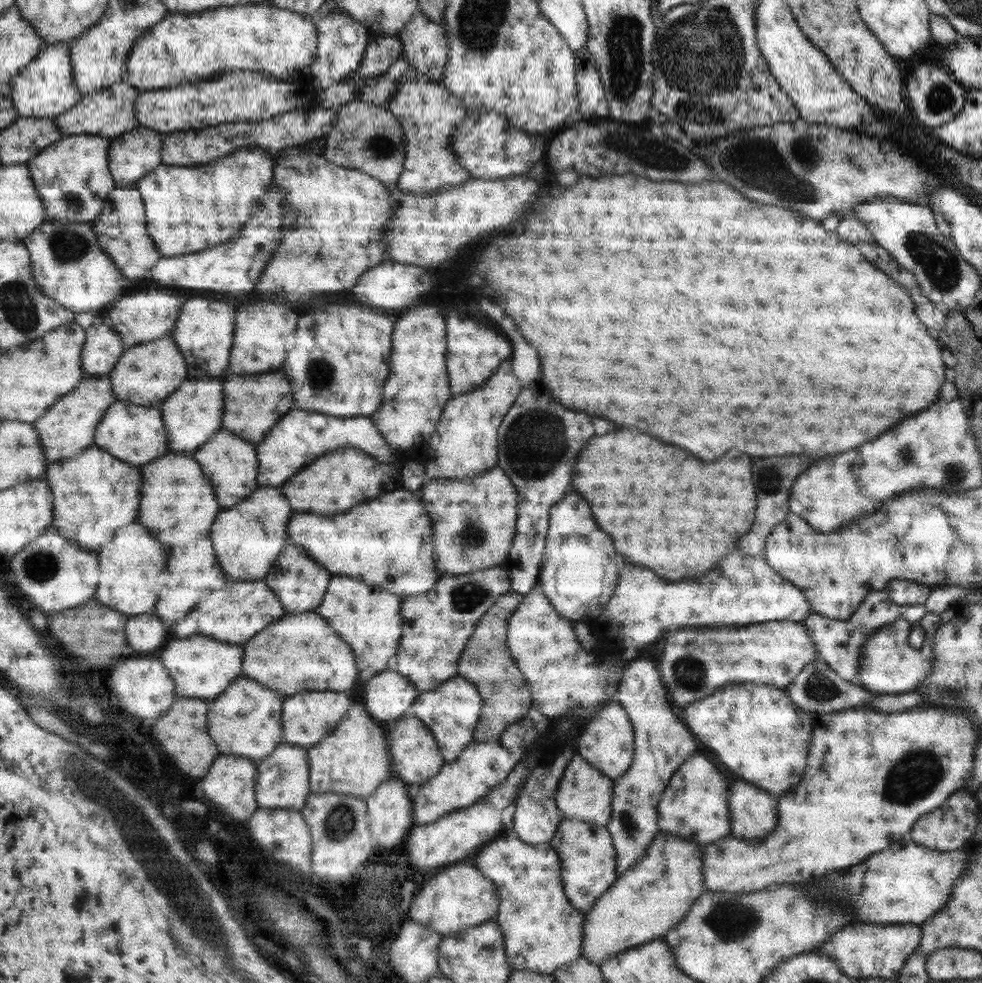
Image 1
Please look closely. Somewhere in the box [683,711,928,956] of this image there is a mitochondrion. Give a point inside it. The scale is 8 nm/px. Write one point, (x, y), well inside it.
(731, 921)

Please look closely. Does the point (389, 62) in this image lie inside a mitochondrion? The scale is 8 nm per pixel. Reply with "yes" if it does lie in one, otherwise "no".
no

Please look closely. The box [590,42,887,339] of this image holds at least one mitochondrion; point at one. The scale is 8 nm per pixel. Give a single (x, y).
(774, 178)

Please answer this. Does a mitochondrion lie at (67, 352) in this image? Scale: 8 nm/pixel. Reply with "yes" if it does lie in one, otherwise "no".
no

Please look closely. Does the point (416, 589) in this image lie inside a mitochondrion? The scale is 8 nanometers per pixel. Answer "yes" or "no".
no

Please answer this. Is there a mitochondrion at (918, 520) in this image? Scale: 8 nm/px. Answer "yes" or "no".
no

